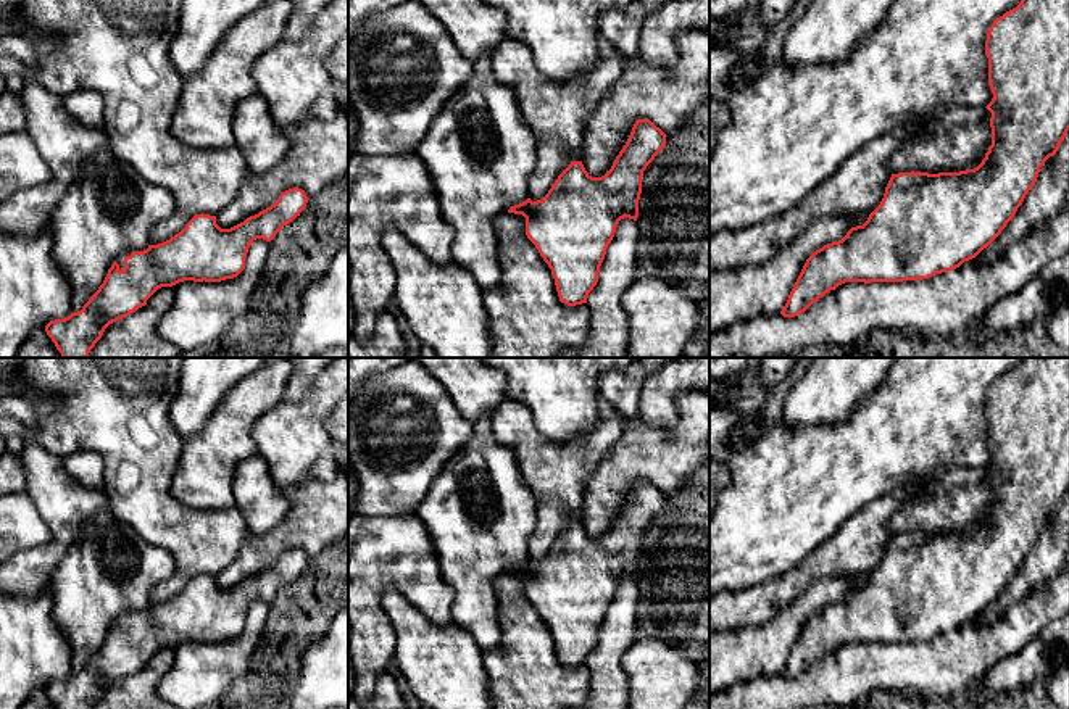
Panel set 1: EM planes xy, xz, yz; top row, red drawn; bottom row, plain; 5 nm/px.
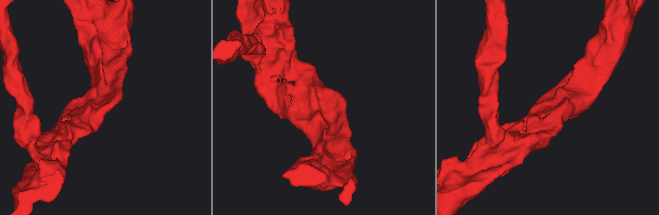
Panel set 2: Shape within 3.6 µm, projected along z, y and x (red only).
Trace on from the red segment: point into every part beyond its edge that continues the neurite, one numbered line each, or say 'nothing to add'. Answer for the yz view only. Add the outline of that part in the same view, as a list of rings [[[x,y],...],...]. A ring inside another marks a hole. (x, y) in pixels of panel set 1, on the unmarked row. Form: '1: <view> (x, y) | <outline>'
nothing to add

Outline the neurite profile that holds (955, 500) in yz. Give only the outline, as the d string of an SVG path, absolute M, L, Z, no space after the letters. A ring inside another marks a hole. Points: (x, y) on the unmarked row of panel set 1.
M946 467L914 488L901 490L906 495L903 508L888 520L892 535L898 533L959 533L977 529L992 506L992 474L985 467Z

